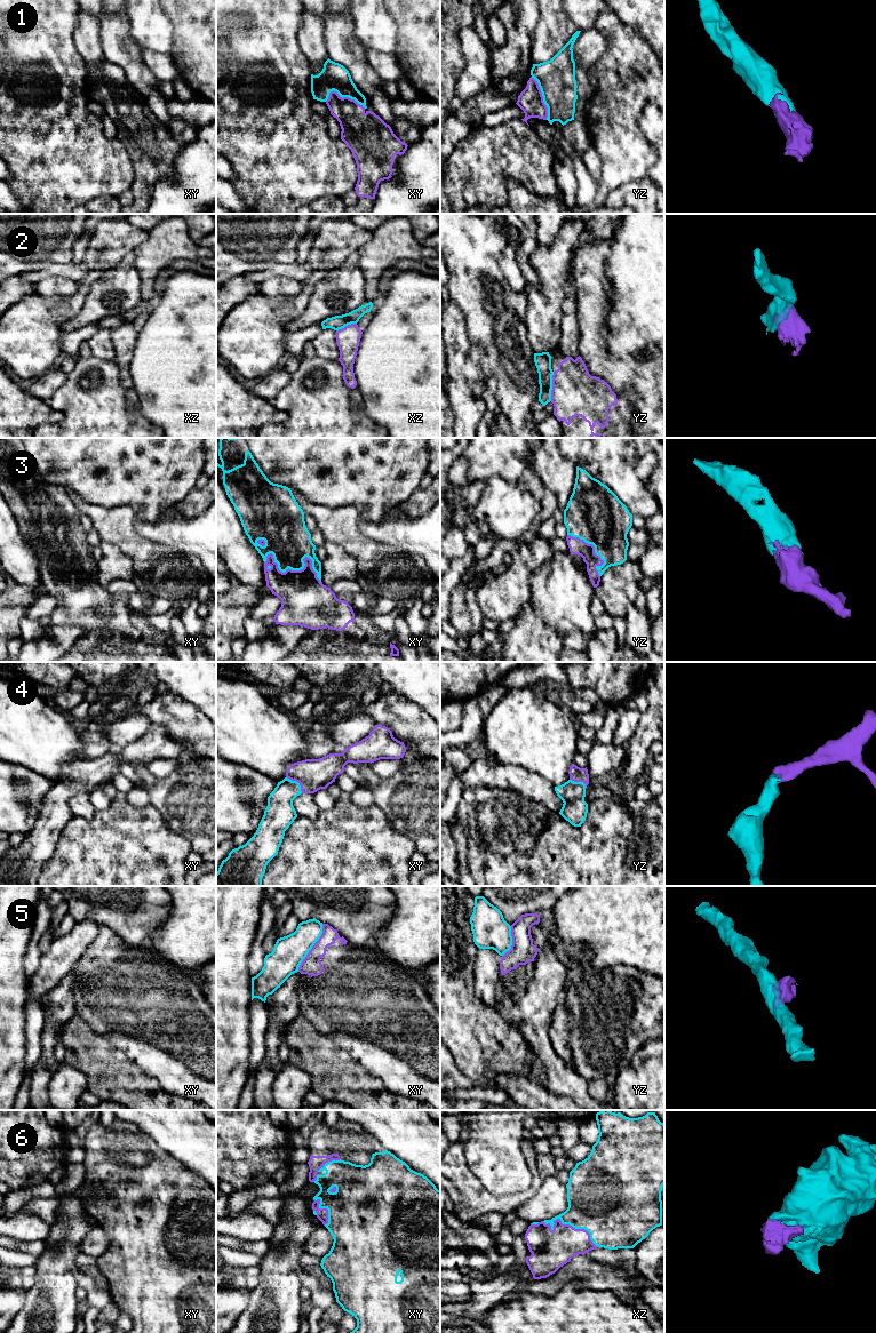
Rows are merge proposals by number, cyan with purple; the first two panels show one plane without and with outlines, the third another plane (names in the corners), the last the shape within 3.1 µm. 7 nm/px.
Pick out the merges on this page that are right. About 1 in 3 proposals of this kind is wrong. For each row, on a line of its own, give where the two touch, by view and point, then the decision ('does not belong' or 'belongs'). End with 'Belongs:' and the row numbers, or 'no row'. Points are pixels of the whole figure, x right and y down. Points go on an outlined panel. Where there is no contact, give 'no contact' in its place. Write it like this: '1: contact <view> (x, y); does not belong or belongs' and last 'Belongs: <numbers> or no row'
1: contact xy (343, 96); belongs
2: contact yz (551, 386); does not belong
3: contact xy (300, 569); belongs
4: contact xy (297, 782); belongs
5: contact xy (311, 948); does not belong
6: contact xz (572, 1226); belongs
Belongs: 1, 3, 4, 6

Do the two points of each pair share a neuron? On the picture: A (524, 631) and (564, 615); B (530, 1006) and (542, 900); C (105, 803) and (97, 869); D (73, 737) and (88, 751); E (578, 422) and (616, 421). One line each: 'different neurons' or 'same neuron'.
A: different neurons
B: different neurons
C: different neurons
D: different neurons
E: same neuron

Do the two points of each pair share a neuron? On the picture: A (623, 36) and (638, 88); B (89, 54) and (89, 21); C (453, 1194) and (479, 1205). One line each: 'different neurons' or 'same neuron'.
A: same neuron
B: same neuron
C: different neurons

